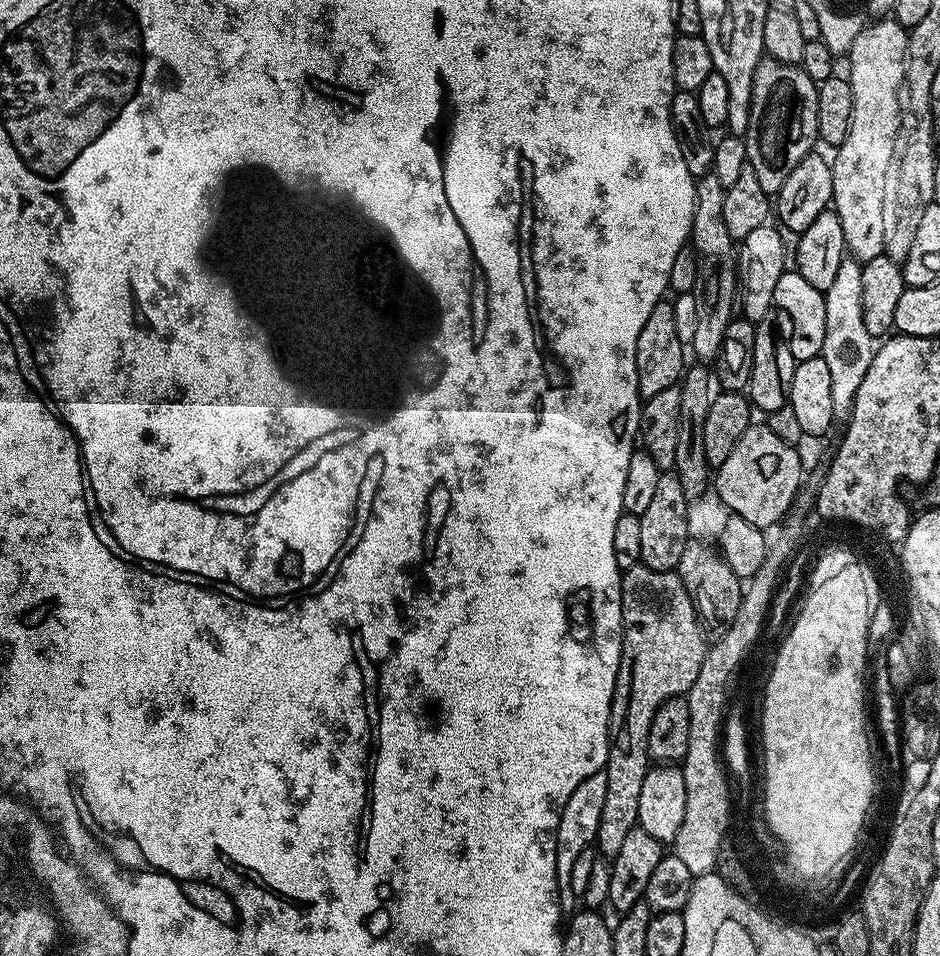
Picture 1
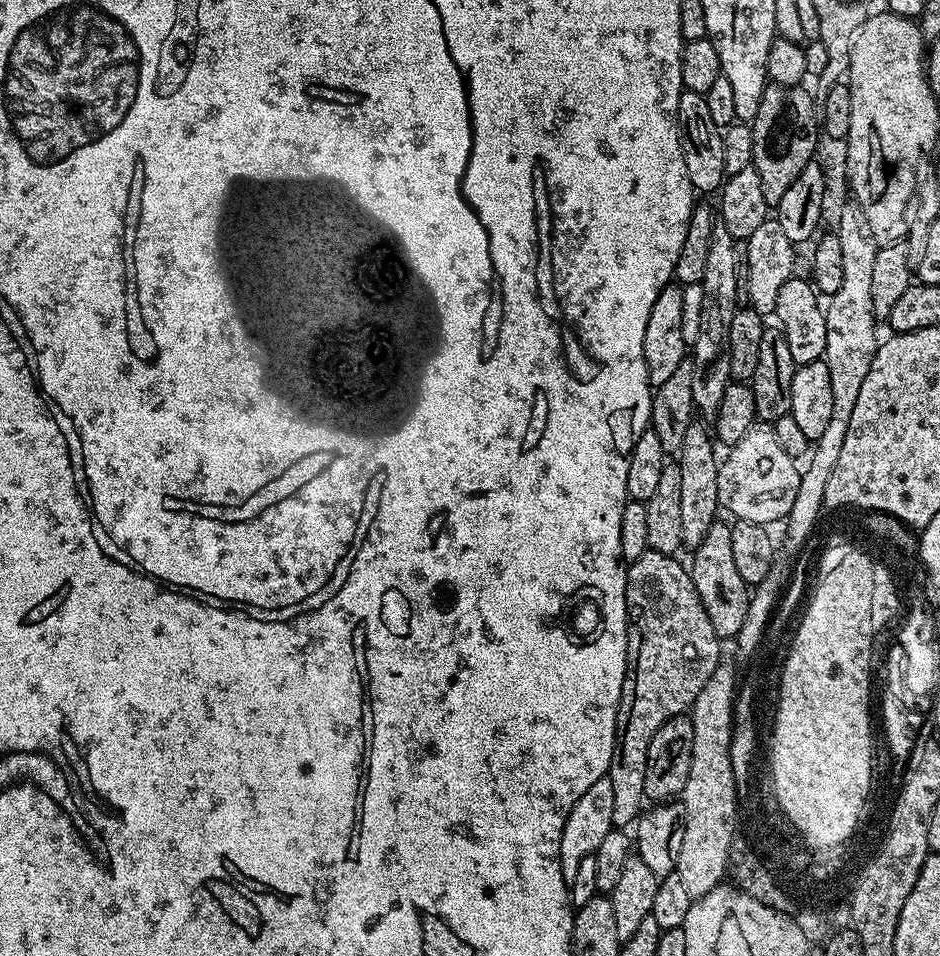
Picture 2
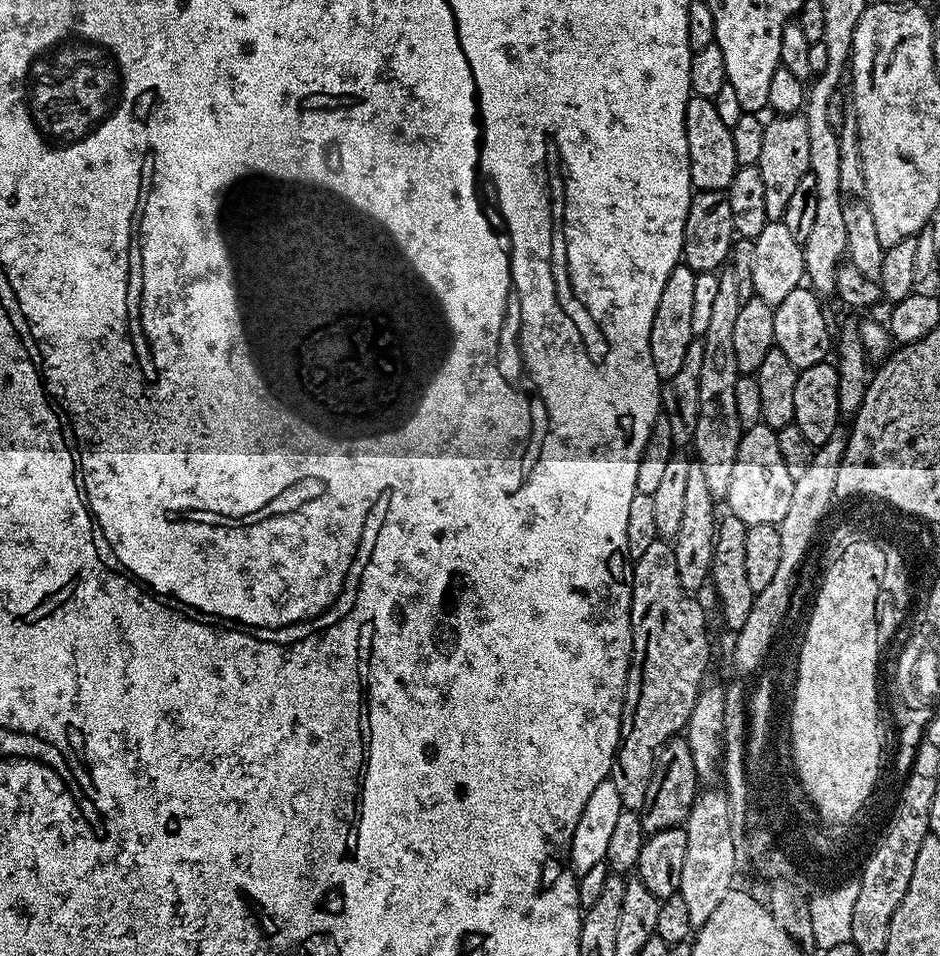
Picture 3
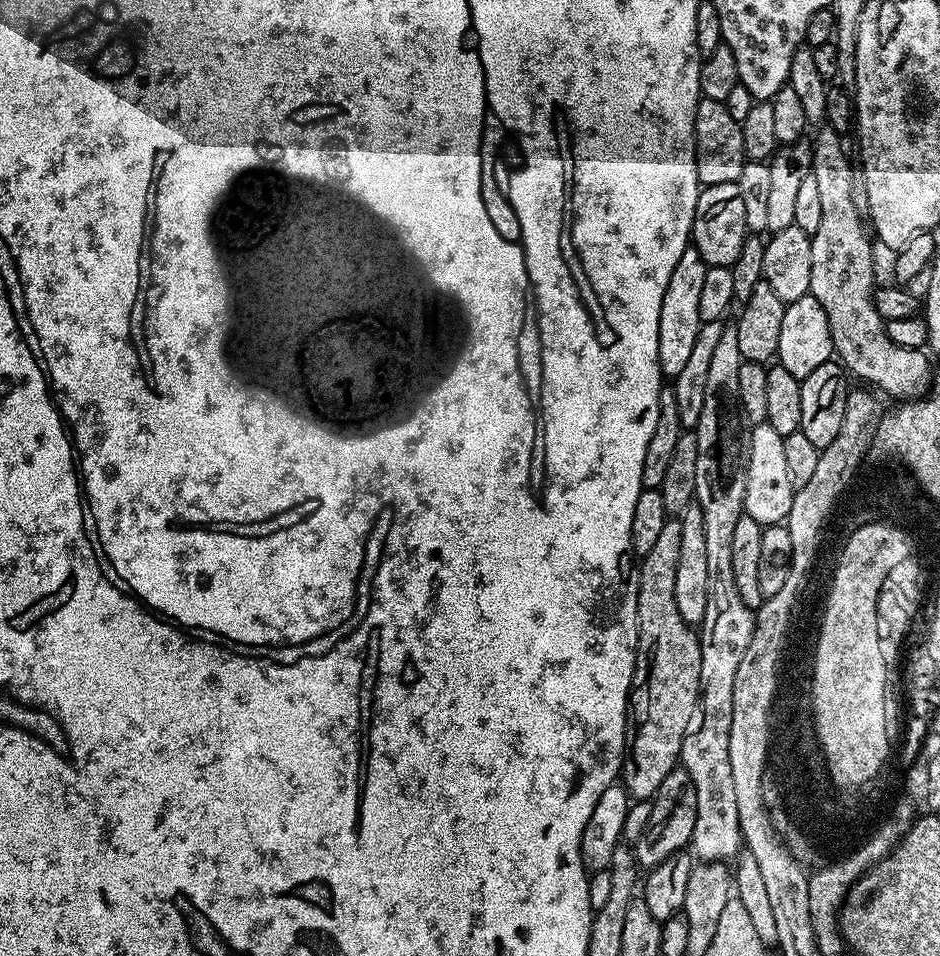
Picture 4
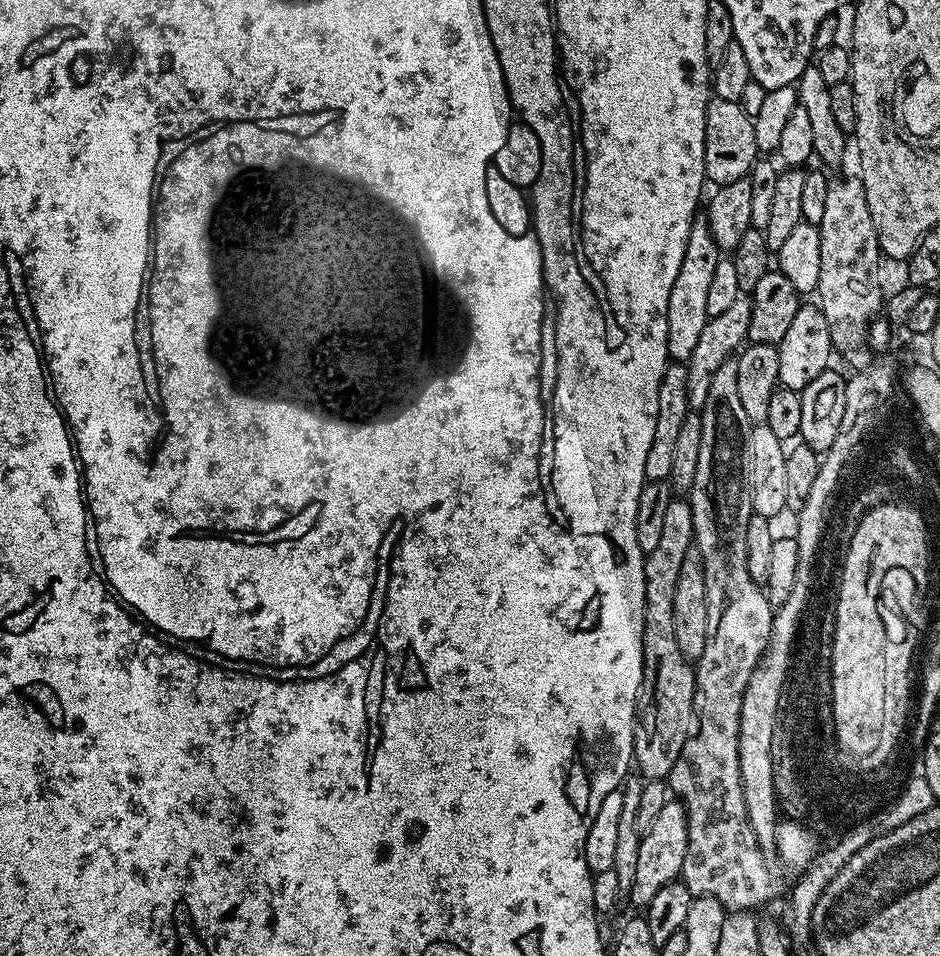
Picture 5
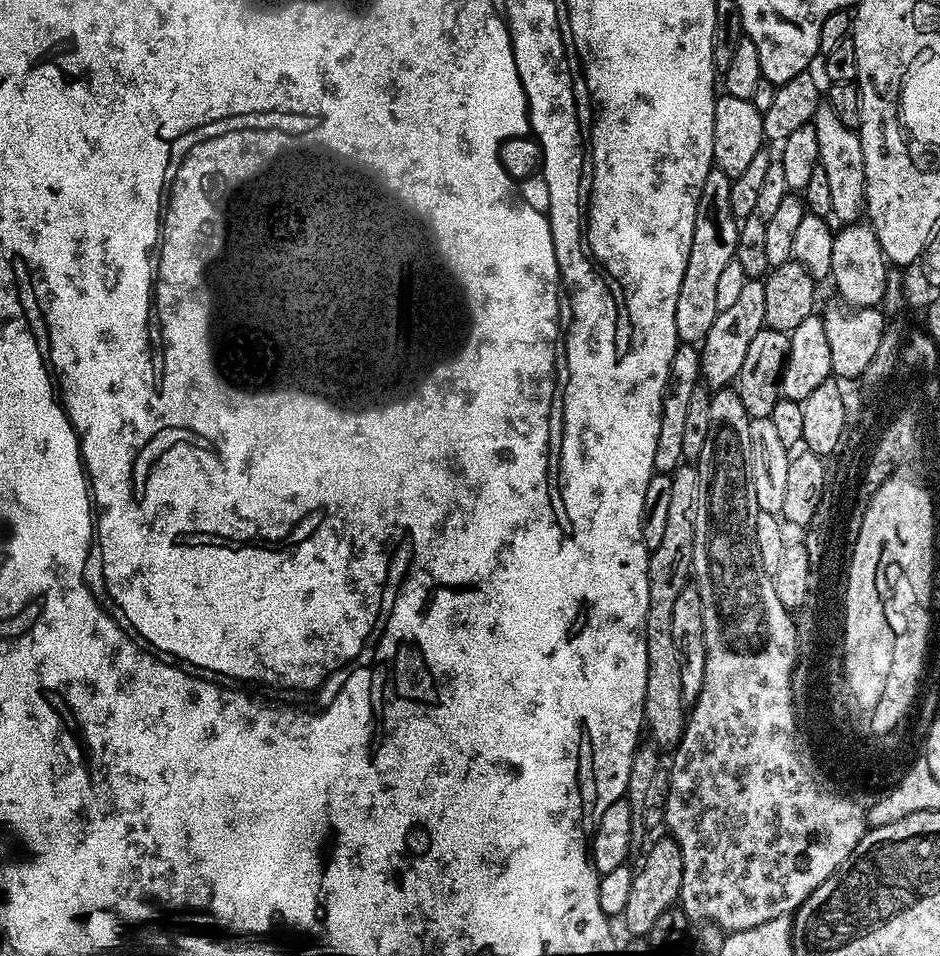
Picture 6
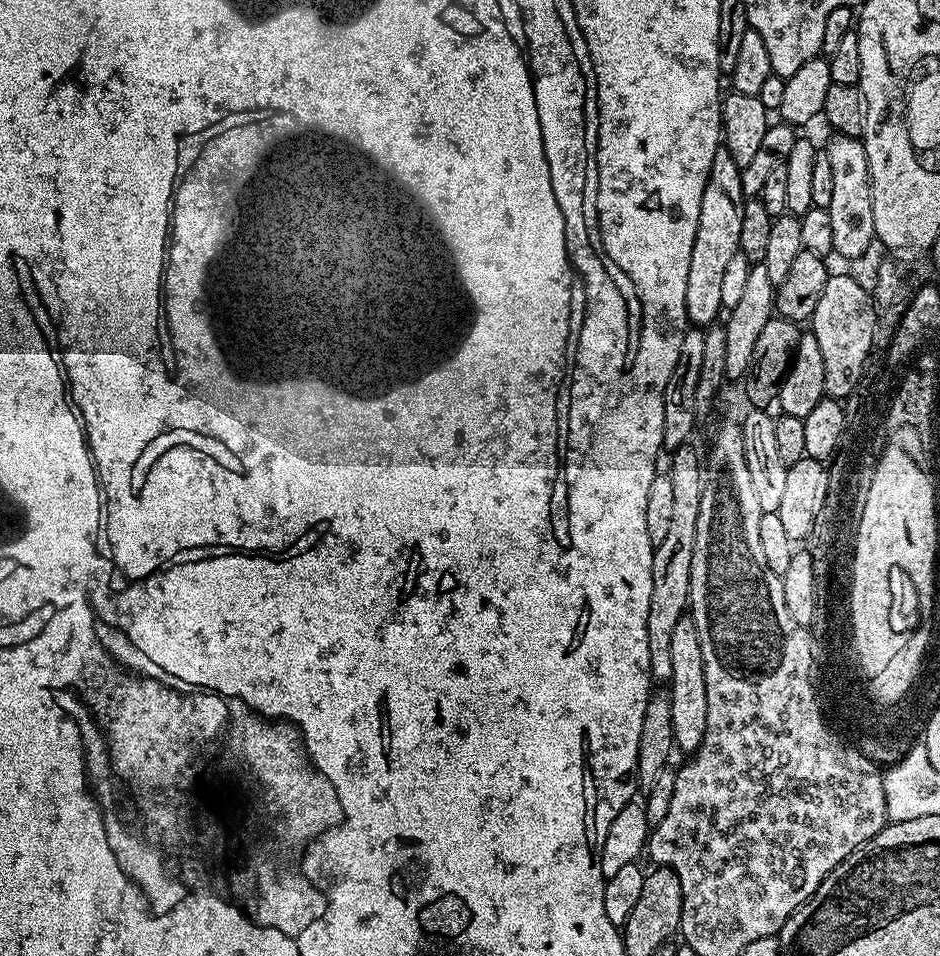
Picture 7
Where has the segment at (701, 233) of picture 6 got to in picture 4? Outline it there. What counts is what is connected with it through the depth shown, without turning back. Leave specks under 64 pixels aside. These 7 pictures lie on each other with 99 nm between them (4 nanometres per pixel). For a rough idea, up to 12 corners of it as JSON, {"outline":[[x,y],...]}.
{"outline":[[690,246],[662,294],[658,362],[665,377],[686,367],[702,323],[707,269]]}

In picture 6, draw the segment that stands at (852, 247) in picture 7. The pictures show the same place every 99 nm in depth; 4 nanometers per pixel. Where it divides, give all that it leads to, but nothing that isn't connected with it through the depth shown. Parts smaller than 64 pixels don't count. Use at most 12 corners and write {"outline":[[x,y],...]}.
{"outline":[[826,102],[811,124],[841,225],[865,215],[859,131]]}

